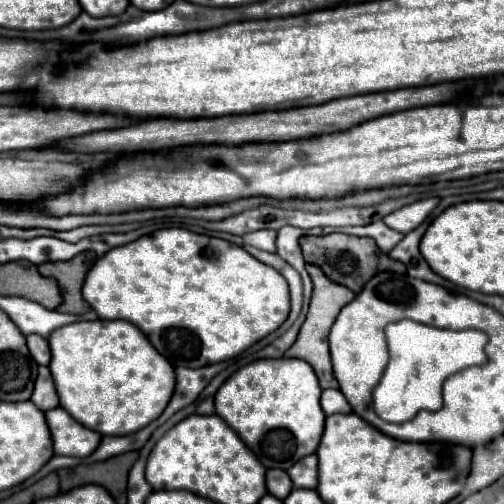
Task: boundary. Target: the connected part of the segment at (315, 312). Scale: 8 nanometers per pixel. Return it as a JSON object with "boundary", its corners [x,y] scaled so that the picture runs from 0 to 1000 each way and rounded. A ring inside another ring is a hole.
{"boundary":[[[607,526],[607,538],[623,562],[623,581],[619,581],[619,597],[615,597],[615,613],[611,613],[611,625],[607,625],[607,637],[603,645],[595,649],[595,661],[591,661],[591,673],[587,681],[563,700],[563,708],[587,708],[587,712],[603,712],[627,740],[631,748],[631,760],[639,772],[647,768],[671,768],[667,752],[663,752],[663,740],[659,740],[659,724],[655,724],[655,700],[651,700],[651,661],[655,661],[655,649],[663,645],[675,613],[683,605],[690,605],[706,585],[683,569],[683,565],[671,565],[663,558],[655,558],[639,538],[635,530],[627,526]]]}

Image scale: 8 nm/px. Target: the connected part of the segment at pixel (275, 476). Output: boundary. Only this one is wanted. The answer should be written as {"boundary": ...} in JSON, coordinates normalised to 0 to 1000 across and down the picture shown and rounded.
{"boundary":[[[532,931],[528,935],[528,970],[548,990],[567,990],[567,982],[579,974],[579,958],[567,935],[556,931]]]}

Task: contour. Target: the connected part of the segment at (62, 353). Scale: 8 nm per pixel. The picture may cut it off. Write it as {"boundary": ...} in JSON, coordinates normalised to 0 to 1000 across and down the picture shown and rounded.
{"boundary":[[[155,637],[147,645],[119,649],[95,669],[103,692],[99,736],[111,760],[111,776],[119,784],[119,804],[155,831],[167,847],[194,855],[198,863],[258,863],[286,851],[294,839],[313,831],[345,780],[349,740],[345,728],[298,688],[298,677],[274,649],[254,637]]]}

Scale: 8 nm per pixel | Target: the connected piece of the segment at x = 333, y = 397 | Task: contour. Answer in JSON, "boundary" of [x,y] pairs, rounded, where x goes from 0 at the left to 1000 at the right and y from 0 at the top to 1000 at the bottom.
{"boundary":[[[647,772],[639,776],[639,792],[635,804],[643,812],[647,823],[663,823],[663,819],[698,819],[690,796],[683,792],[683,784],[671,772]]]}

